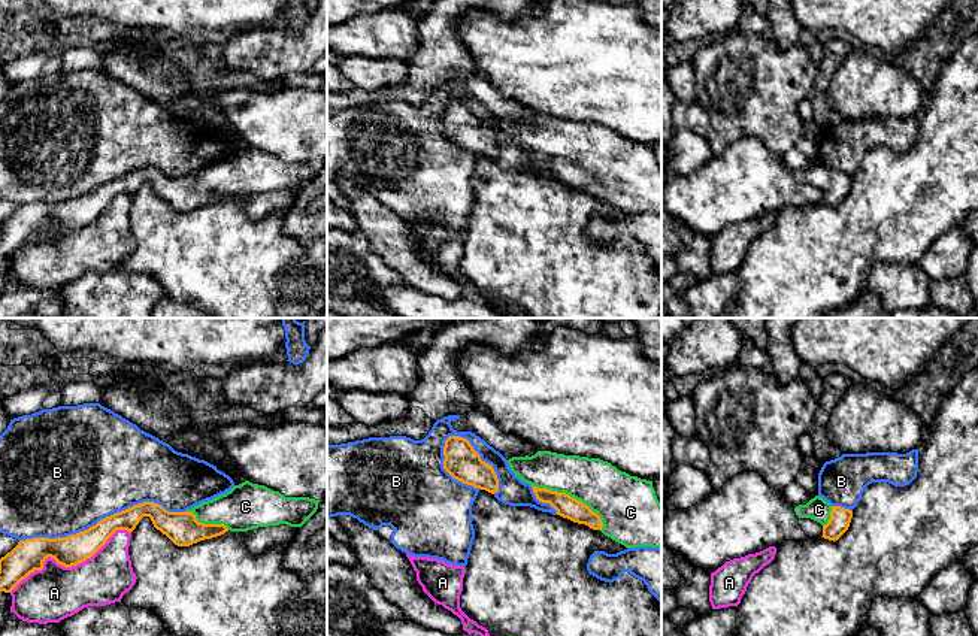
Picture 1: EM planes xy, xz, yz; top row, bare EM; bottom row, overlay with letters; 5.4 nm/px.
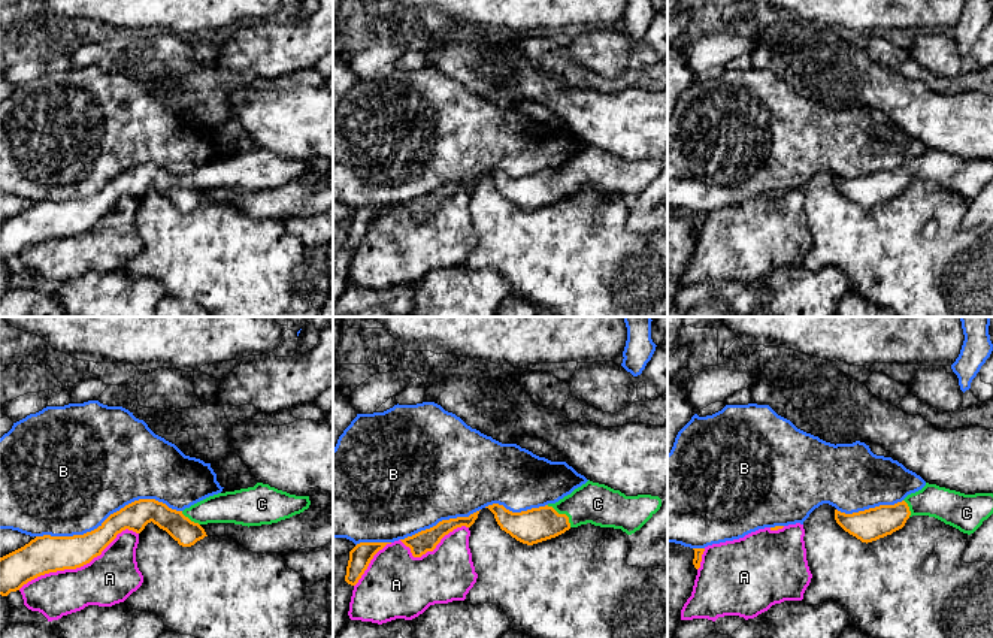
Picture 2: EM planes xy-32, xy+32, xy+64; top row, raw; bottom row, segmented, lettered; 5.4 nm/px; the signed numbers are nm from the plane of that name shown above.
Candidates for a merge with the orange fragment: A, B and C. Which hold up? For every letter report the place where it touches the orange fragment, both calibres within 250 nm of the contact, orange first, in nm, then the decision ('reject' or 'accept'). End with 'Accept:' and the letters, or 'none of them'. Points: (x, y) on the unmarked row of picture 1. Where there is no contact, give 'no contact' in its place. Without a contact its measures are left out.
A: contact xy (67, 232); calibres 170 and 300 nm; reject
B: contact xy (103, 184); calibres 160 and 500 nm; reject
C: contact xz (572, 163); calibres 120 and 280 nm; accept
Accept: C

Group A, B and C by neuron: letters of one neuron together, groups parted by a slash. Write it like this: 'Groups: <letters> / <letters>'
Groups: A / B / C

